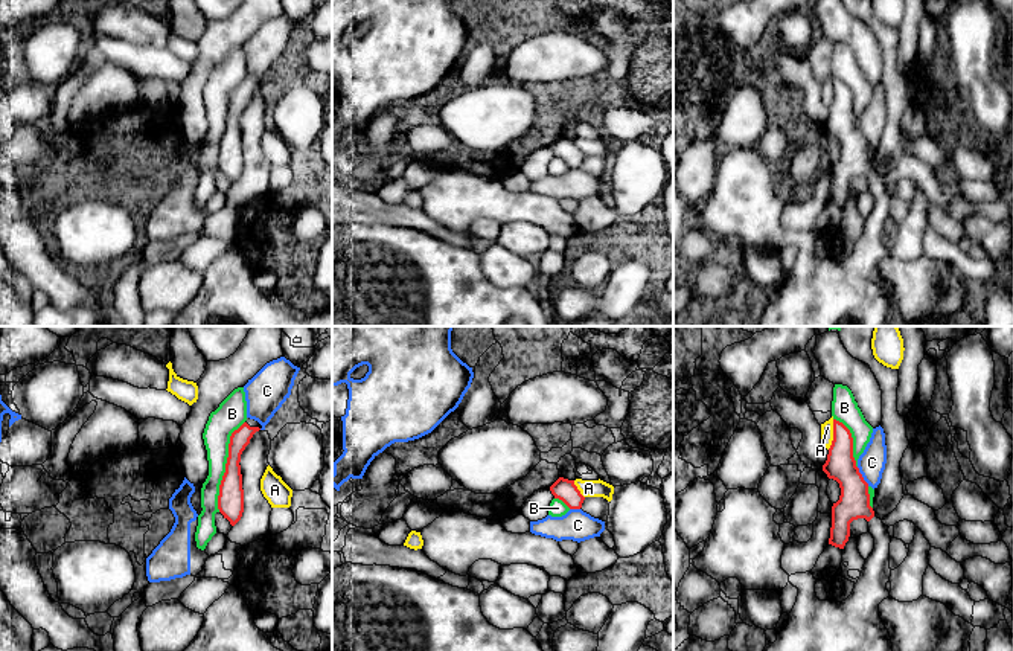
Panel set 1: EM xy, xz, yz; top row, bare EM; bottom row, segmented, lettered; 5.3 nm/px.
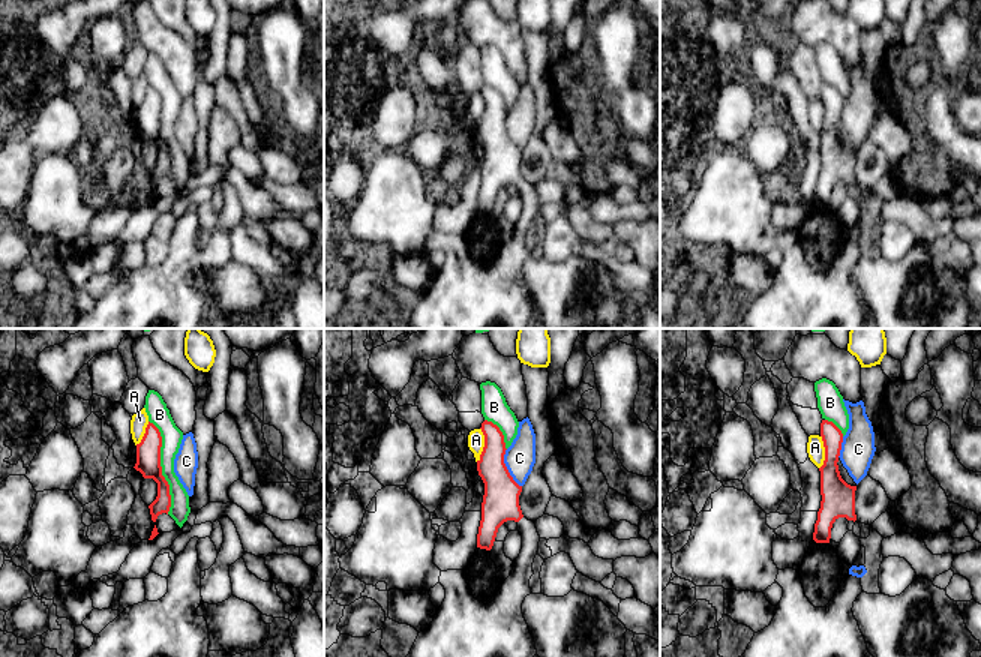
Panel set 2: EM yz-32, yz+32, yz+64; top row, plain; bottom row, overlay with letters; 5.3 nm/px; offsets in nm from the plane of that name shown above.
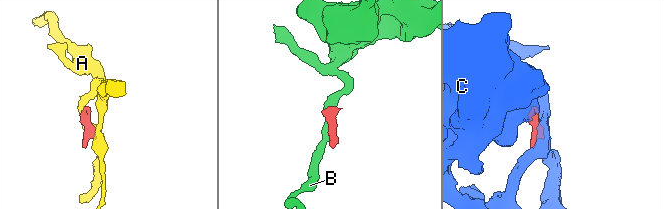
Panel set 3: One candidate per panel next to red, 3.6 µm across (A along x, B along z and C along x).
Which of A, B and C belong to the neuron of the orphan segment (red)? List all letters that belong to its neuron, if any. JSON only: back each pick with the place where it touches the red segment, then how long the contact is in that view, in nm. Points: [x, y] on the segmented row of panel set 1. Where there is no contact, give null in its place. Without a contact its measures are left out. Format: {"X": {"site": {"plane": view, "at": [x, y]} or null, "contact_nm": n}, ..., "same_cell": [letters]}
{"same_cell": []}

